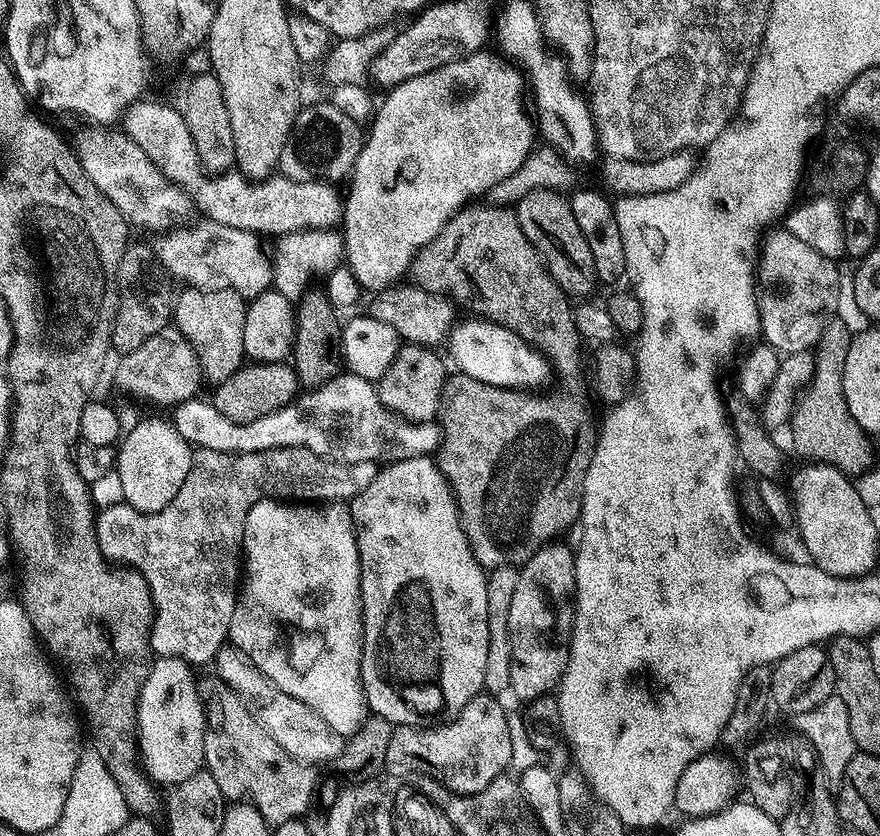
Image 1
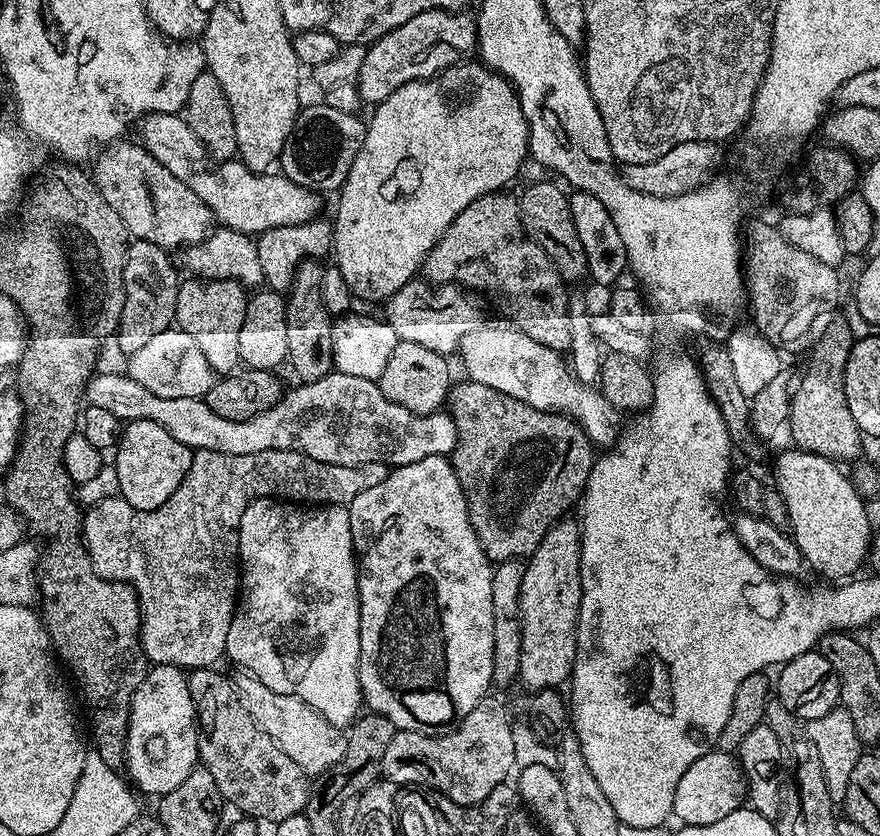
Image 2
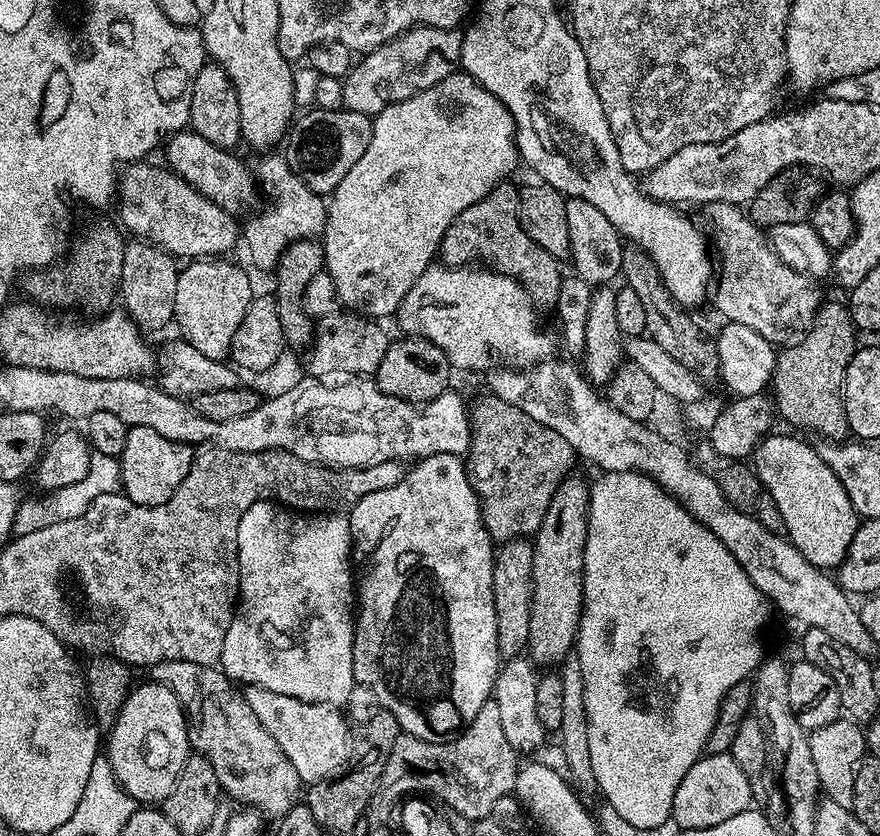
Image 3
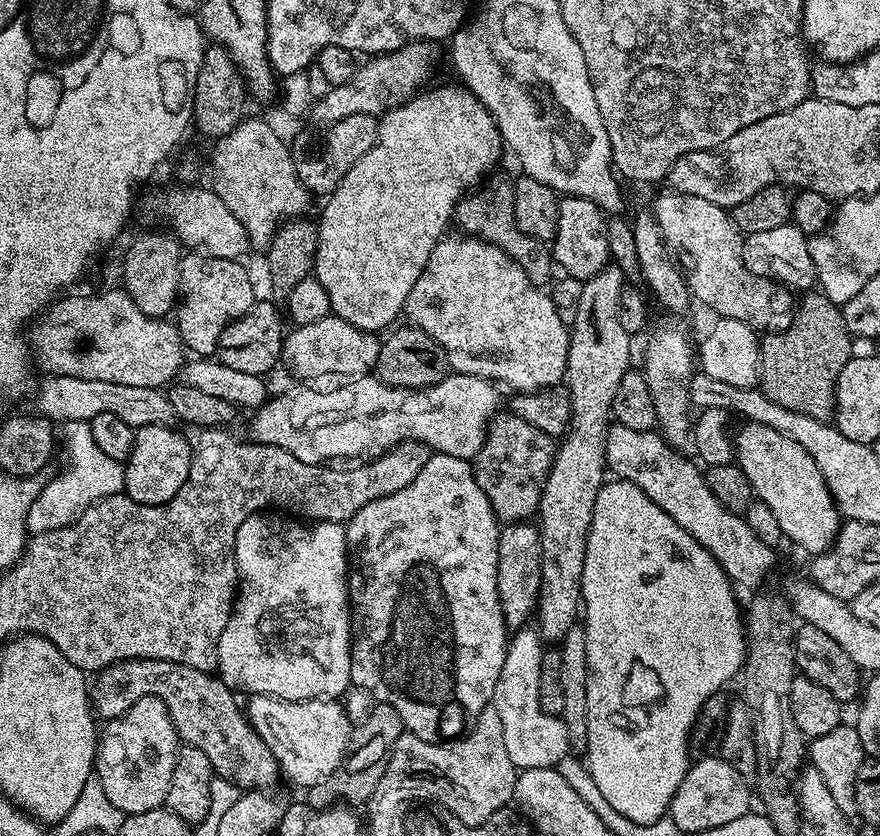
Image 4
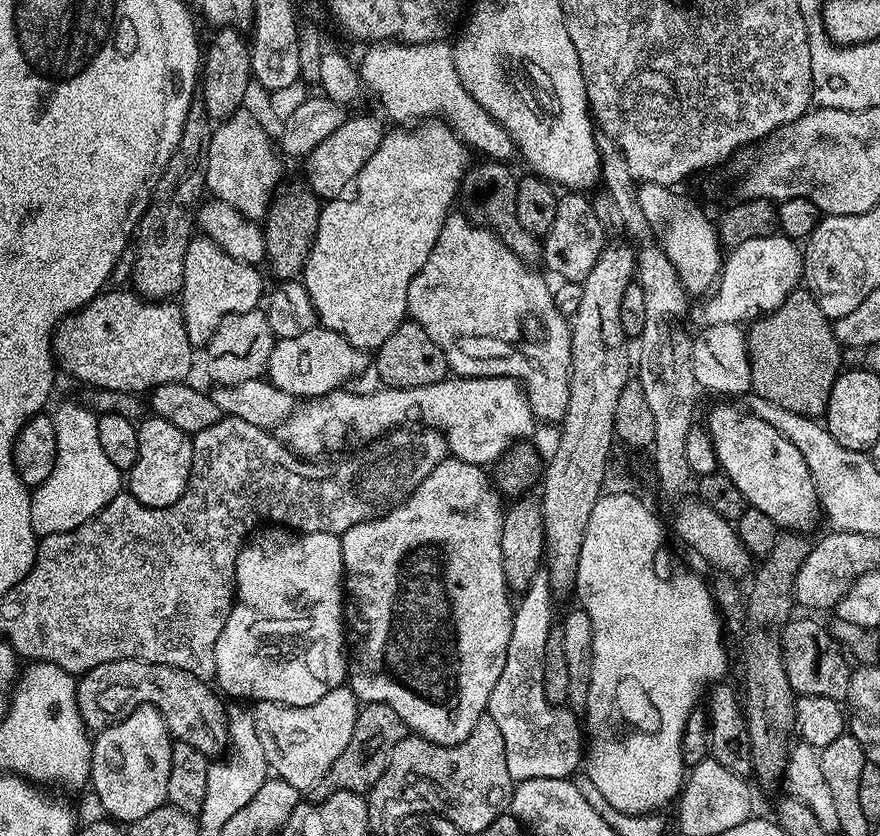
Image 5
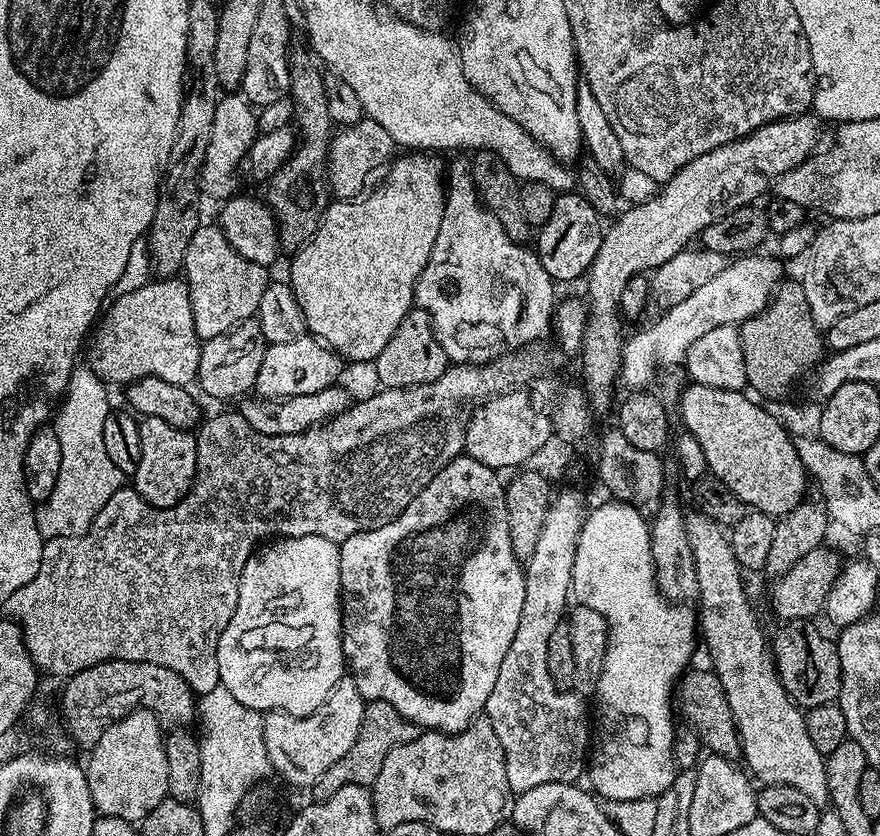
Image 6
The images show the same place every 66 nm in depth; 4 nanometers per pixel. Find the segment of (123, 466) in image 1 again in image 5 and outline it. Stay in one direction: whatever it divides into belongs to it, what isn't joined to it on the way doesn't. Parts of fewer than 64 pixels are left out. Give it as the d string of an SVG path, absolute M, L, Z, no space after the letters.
M151 414L139 421L136 433L138 462L134 462L131 472L127 473L127 491L138 502L151 508L165 508L178 502L186 490L192 469L192 436L178 430L174 422L166 422L166 418Z

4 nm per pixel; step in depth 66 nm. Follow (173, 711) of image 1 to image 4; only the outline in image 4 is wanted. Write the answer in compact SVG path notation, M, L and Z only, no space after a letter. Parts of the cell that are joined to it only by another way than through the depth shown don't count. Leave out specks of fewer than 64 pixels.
M147 696L134 702L123 716L103 725L96 745L95 779L102 782L120 812L154 810L167 801L176 753L181 747L182 741L164 703L157 696Z

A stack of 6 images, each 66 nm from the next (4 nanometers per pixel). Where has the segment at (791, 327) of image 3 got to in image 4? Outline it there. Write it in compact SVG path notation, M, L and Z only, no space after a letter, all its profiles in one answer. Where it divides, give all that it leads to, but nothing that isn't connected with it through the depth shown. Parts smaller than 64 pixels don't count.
M664 190L650 205L650 211L664 235L664 243L692 256L692 269L686 272L688 291L713 308L717 317L746 322L760 334L785 332L792 325L793 293L767 276L756 275L744 263L745 237L732 221L729 209L706 202L706 198L694 198L694 194Z

